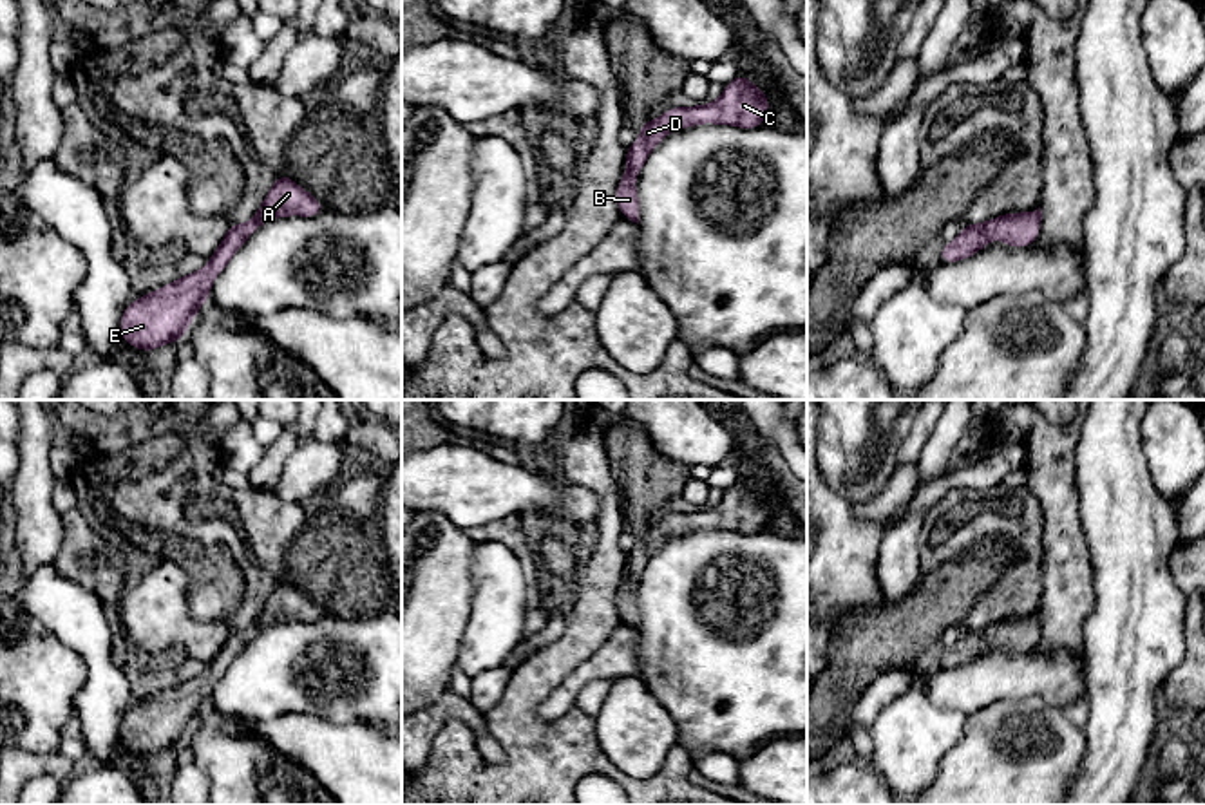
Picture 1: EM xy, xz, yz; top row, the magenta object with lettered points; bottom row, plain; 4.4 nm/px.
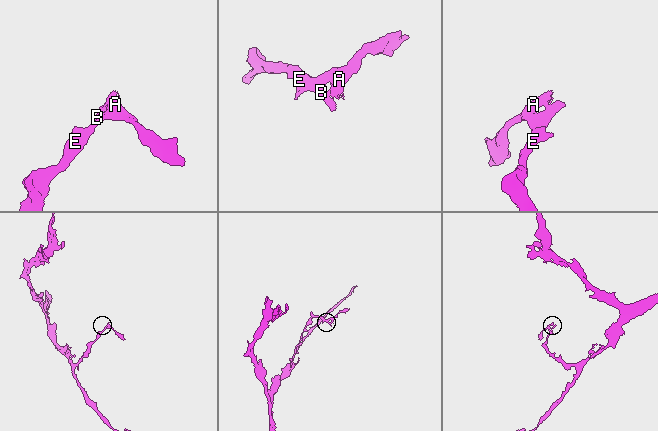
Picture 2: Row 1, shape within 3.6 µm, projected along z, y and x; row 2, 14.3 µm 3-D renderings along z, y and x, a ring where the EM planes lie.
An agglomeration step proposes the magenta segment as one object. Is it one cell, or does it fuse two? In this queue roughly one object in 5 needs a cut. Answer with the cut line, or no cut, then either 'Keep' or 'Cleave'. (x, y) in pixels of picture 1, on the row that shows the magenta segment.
No split. Keep

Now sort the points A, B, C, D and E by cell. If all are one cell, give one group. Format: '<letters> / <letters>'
A B C D E

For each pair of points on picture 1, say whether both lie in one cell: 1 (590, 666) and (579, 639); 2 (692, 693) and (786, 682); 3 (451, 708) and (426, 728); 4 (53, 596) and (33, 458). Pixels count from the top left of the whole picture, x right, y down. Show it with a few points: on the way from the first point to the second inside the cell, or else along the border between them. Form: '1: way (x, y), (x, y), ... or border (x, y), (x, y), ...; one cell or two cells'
1: border (616, 628), (556, 688); two cells
2: way (715, 682), (762, 682); one cell
3: way (445, 708), (431, 722); one cell
4: border (18, 556), (29, 570), (51, 561); two cells

